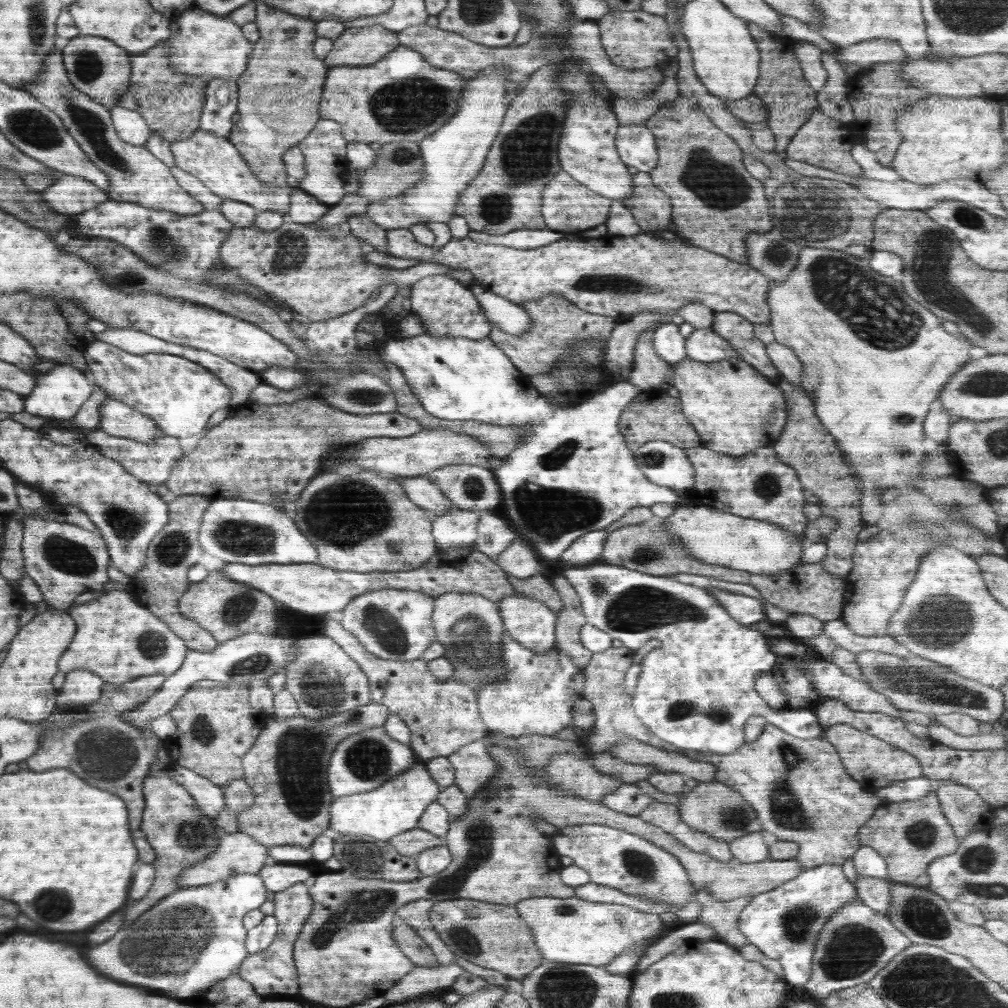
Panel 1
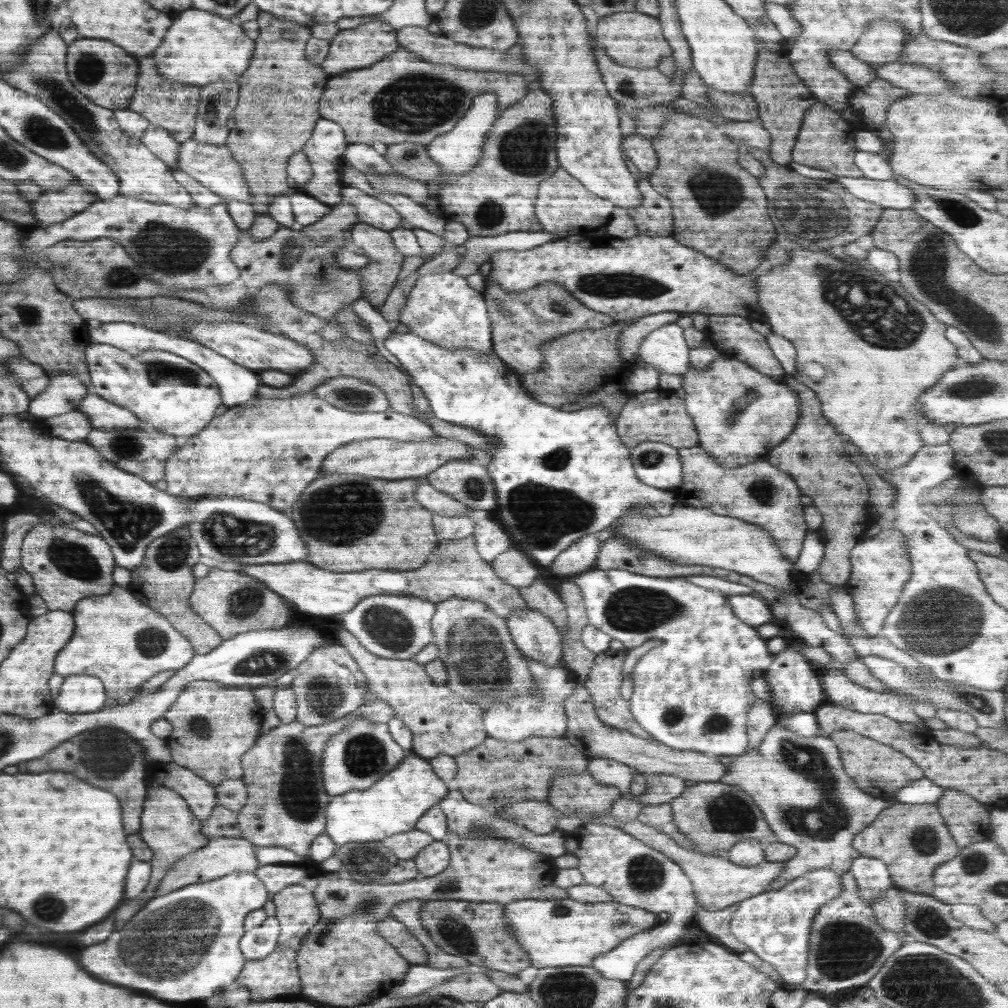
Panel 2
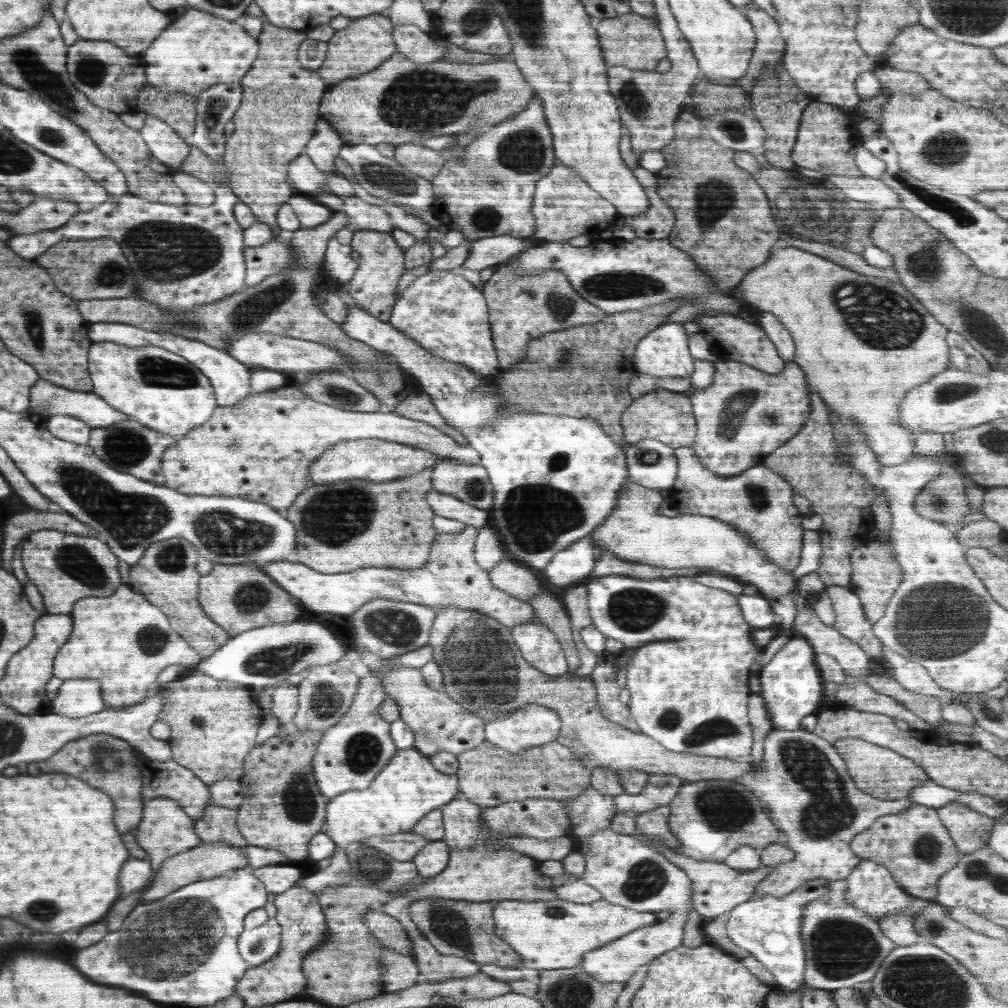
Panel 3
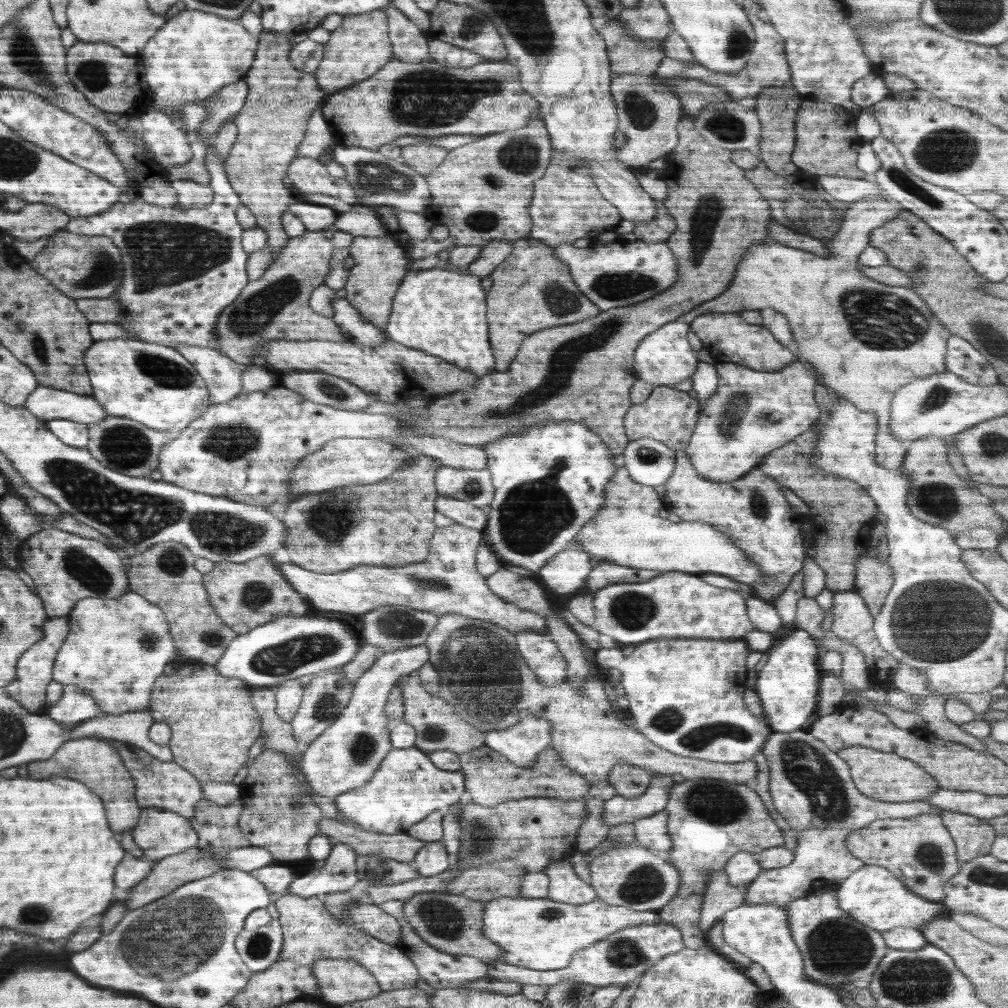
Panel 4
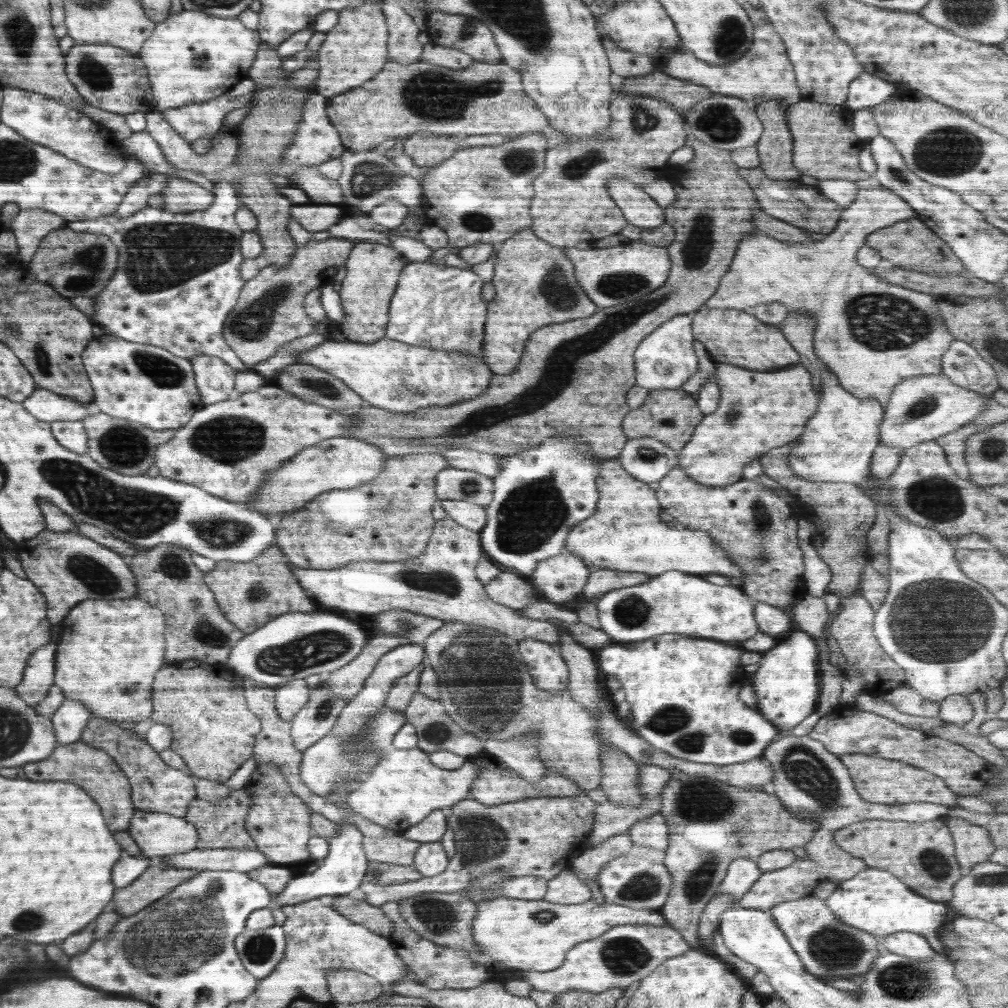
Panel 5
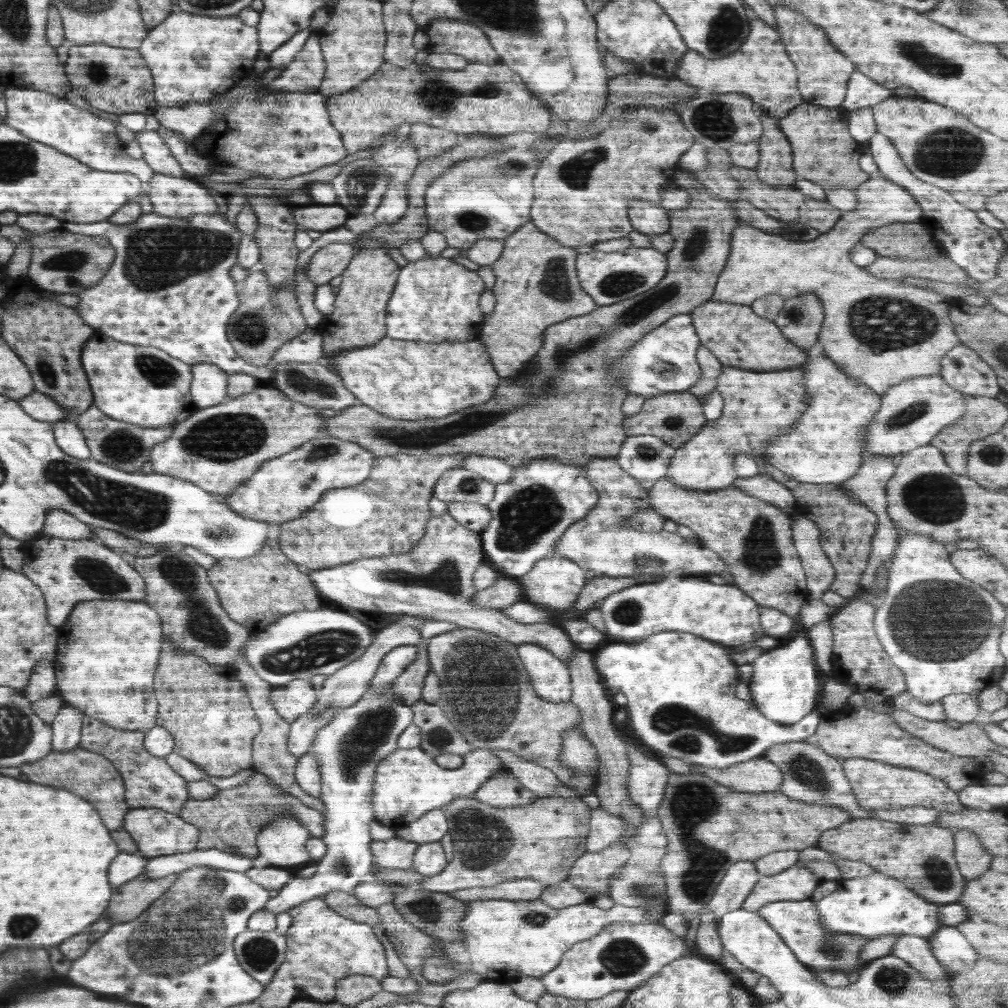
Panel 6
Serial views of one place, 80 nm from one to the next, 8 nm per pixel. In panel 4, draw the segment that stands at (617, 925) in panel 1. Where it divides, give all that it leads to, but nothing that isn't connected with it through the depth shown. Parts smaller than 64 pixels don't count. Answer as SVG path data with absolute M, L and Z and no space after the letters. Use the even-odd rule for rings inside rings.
M497 898L485 903L483 933L505 951L494 961L532 970L558 970L569 966L573 954L586 946L639 924L660 923L657 912L636 911L625 905L609 905L602 899L582 904L548 898Z

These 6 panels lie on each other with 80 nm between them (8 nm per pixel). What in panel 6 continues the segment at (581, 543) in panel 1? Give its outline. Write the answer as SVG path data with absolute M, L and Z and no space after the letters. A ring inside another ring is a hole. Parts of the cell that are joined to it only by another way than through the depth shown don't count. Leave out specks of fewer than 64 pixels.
M552 555L535 562L528 574L516 577L516 580L523 588L523 602L542 605L551 613L562 615L575 604L582 587L587 582L586 575L587 571L578 566L577 562L560 555Z

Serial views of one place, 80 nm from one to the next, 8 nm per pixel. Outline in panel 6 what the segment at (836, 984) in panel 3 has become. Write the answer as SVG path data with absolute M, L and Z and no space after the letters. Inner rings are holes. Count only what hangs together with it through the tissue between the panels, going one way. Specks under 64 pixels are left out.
M810 898L803 901L771 902L757 913L782 937L796 958L811 970L840 971L847 974L862 970L867 962L861 957L861 950L869 939L826 932L818 919L816 909L817 902Z

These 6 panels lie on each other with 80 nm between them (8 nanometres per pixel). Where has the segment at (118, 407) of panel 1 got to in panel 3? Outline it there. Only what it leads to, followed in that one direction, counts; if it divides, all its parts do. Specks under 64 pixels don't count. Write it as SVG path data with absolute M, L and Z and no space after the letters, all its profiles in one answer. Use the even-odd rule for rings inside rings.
M44 379L32 386L30 398L29 409L34 412L44 412L48 417L67 414L82 419L91 428L112 426L128 417L93 391L72 391Z

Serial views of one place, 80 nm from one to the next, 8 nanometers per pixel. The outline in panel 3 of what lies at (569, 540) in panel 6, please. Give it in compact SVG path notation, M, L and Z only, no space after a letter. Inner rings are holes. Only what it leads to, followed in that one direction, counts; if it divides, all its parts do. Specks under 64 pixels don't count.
M629 480L619 494L615 509L606 520L589 534L595 547L602 548L617 554L618 558L624 561L641 562L652 564L652 566L664 566L664 568L700 568L717 570L728 576L741 578L742 582L755 584L761 594L767 599L774 601L795 588L795 578L791 572L786 572L783 568L769 561L762 549L754 543L751 544L749 538L738 529L717 518L702 516L701 514L678 514L672 518L662 516L657 512L657 508L664 500L658 490L649 489Z

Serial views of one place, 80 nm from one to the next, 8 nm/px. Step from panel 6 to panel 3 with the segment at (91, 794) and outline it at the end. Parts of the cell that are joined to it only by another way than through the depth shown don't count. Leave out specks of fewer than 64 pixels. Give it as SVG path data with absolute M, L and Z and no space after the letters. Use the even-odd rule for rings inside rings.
M104 733L88 734L88 736L80 737L76 741L67 742L62 749L54 753L52 757L47 758L46 761L34 761L34 766L28 766L28 774L62 774L64 772L64 774L89 783L91 787L105 791L106 794L110 795L110 798L113 798L118 830L122 830L122 834L126 834L130 830L136 830L137 825L144 818L144 782L137 762L135 762L137 757L138 753L134 747L121 738L114 738L111 734Z

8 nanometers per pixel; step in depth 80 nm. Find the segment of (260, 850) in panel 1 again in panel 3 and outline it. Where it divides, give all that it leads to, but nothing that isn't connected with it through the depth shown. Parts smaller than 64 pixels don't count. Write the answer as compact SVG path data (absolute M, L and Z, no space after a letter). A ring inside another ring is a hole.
M201 843L197 847L191 848L186 852L174 855L162 863L160 870L150 879L151 884L142 895L141 902L147 903L164 898L167 894L189 885L192 882L198 882L202 879L209 879L231 870L243 869L249 867L248 859L245 853L245 847L235 847L230 843Z

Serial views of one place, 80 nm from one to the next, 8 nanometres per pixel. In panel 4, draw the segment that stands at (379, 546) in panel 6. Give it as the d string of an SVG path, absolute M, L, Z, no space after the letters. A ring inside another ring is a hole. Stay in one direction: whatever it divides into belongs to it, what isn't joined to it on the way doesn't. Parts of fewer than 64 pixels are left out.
M420 453L380 482L332 487L324 492L303 494L292 500L282 518L287 526L284 546L290 562L318 574L334 574L359 564L392 564L392 567L399 567L426 560L430 541L437 529L433 523L437 513L435 500L439 495L435 487L435 474L440 466L442 462L438 459Z

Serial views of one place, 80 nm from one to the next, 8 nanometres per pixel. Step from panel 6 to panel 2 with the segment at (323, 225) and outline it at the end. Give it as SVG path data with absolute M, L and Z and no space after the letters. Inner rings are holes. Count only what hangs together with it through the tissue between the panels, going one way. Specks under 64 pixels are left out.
M294 189L288 195L297 228L316 224L330 212L332 206L323 204L302 190Z

